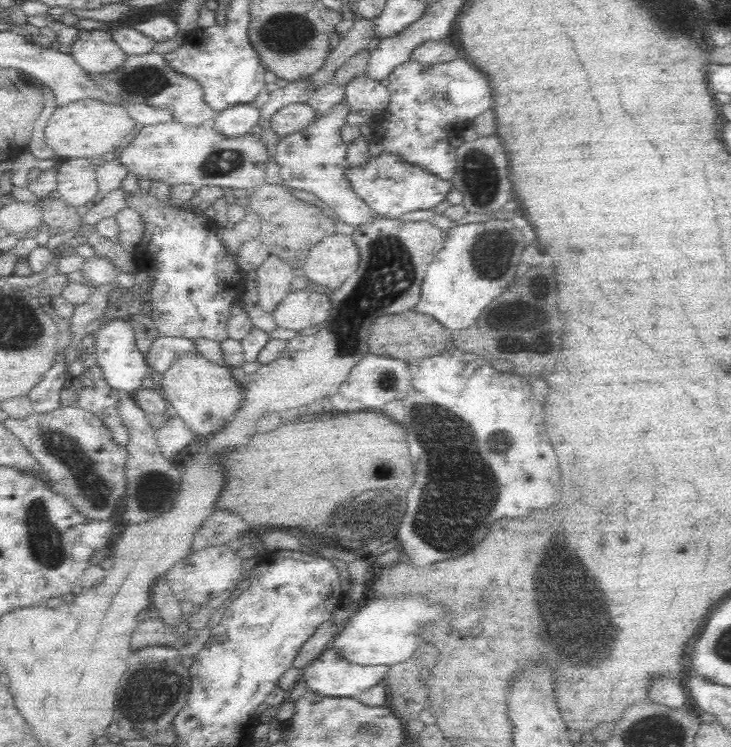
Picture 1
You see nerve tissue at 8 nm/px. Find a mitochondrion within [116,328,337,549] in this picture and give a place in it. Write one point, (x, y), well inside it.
(151, 492)

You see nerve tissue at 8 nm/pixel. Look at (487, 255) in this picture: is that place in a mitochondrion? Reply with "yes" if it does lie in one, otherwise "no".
yes

